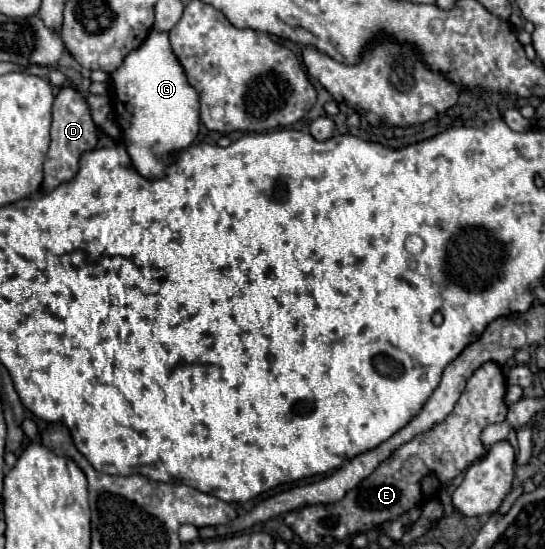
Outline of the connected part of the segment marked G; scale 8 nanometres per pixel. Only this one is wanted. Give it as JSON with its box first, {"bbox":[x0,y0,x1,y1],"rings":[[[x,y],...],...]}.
{"bbox":[111,31,199,179],"rings":[[[151,31],[145,43],[137,51],[131,51],[125,57],[123,65],[115,73],[111,73],[111,77],[113,89],[117,93],[113,107],[117,125],[123,131],[121,141],[125,141],[133,165],[147,179],[161,177],[173,153],[189,147],[199,133],[199,97],[187,83],[185,71],[171,51],[169,35]]]}

